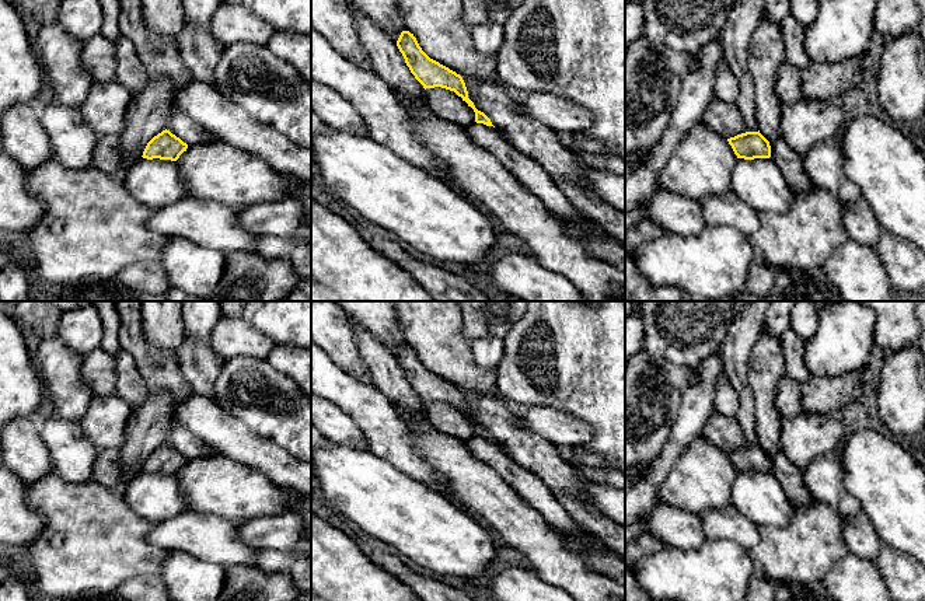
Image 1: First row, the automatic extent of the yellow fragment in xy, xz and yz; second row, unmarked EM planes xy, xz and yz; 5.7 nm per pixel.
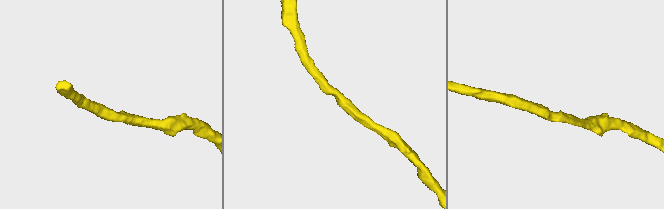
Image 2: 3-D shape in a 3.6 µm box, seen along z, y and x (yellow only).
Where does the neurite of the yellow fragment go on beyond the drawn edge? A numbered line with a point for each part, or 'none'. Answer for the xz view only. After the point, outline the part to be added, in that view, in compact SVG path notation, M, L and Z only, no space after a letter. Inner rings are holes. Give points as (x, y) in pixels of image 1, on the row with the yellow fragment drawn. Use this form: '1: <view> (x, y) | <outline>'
none

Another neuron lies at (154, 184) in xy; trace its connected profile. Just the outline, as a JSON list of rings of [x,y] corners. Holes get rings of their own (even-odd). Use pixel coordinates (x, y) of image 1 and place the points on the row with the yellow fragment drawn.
[[[139,158],[123,175],[123,184],[140,205],[157,210],[189,198],[177,161]]]

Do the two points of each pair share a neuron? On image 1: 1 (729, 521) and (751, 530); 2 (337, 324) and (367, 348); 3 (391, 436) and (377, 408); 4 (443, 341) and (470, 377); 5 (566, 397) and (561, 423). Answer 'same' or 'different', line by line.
1: same
2: different
3: same
4: same
5: different

